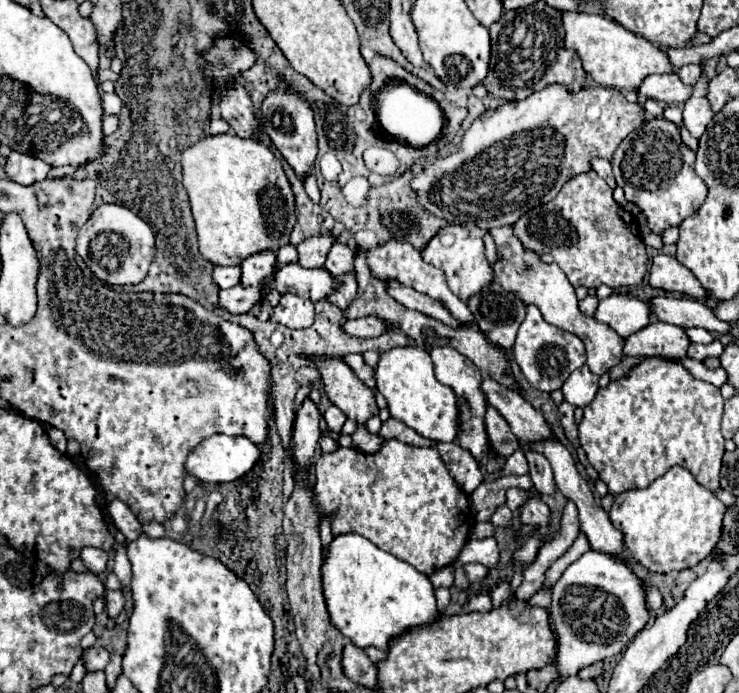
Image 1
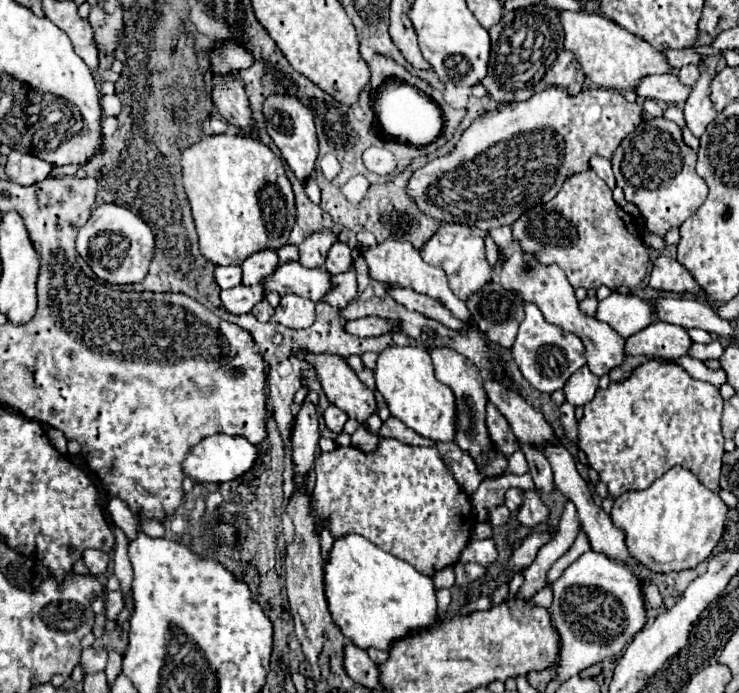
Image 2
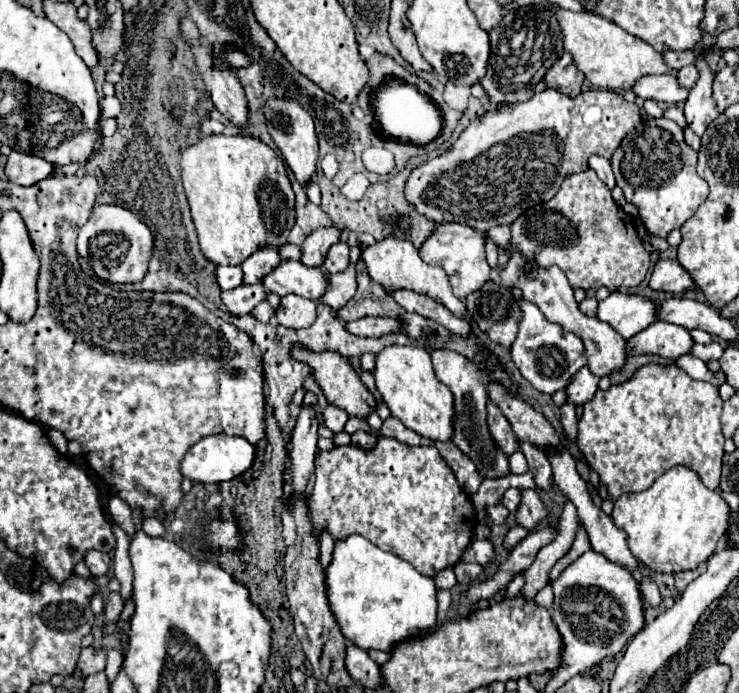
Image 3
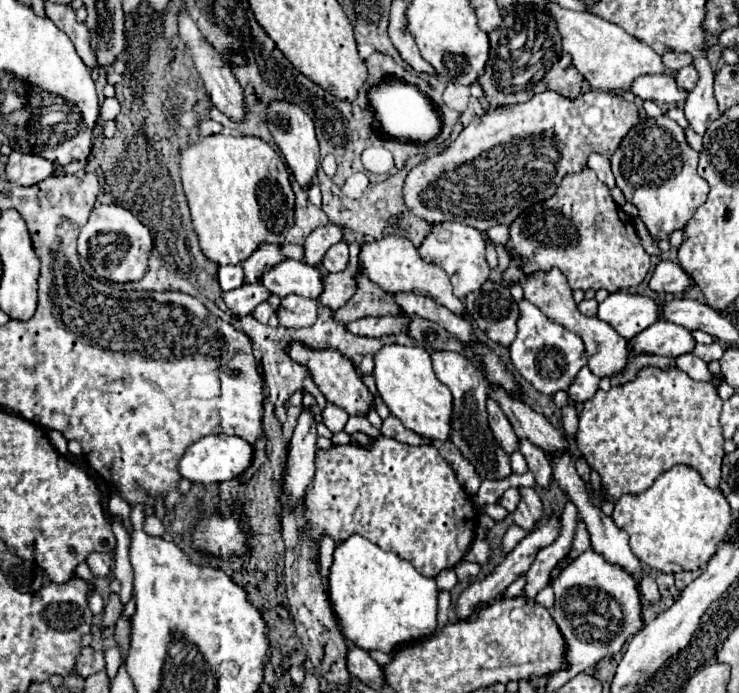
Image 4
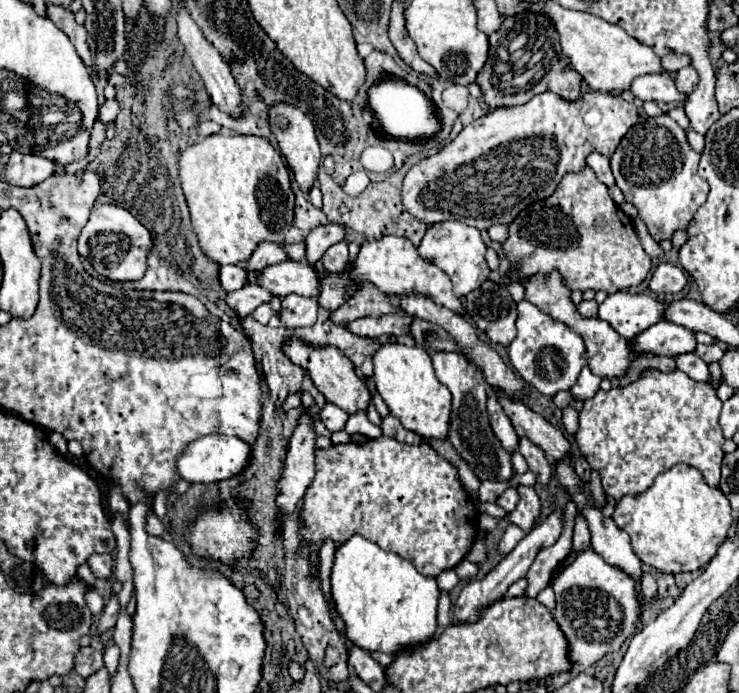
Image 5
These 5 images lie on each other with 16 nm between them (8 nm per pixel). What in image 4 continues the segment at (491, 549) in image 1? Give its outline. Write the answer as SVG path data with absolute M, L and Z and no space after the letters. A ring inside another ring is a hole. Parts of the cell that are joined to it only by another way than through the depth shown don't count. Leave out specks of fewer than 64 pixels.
M474 540L474 544L470 546L470 550L466 552L464 560L484 564L484 562L488 560L488 556L490 556L490 548L488 548L488 544L486 544L484 540Z

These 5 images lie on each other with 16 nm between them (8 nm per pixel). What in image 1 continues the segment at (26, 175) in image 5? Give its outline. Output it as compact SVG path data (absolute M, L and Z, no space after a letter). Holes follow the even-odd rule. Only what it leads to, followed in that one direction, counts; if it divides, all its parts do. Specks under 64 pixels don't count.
M12 152L8 156L6 162L6 174L12 182L18 182L22 186L30 186L34 182L40 182L48 176L50 172L50 164L46 164L44 160L30 156L30 154L20 154L20 152Z

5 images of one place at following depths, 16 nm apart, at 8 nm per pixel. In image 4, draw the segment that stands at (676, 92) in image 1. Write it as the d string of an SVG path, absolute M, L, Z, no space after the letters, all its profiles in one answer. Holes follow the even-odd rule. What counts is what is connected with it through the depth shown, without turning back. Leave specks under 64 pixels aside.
M672 74L640 76L632 84L632 92L640 100L654 100L654 102L666 102L666 104L684 102L688 96L686 92L680 92L676 88L676 80Z

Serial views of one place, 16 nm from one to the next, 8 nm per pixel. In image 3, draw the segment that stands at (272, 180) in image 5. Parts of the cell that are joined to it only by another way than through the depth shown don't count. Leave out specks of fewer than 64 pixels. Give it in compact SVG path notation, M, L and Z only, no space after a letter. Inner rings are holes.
M214 134L182 152L180 174L202 254L218 266L242 264L260 244L282 246L294 226L294 192L282 158L260 138Z

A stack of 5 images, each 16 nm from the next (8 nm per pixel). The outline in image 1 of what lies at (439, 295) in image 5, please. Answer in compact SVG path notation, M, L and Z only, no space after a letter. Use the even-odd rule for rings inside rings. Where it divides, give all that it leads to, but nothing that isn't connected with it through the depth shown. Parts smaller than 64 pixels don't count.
M388 240L388 242L384 242L384 244L376 246L376 248L366 250L366 260L368 260L370 272L372 272L374 278L382 280L384 284L388 284L388 282L398 282L398 284L402 284L402 286L408 286L408 288L414 288L414 290L418 290L418 292L424 292L424 294L428 294L430 298L442 302L442 304L452 312L452 316L456 316L456 320L460 320L460 322L464 322L464 324L468 324L468 326L474 326L474 316L470 314L468 306L466 306L458 296L452 294L452 290L448 288L448 282L446 282L444 272L442 272L440 268L436 268L436 266L426 264L426 262L422 260L420 252L418 252L412 244L408 244L408 242L404 242L404 240Z

